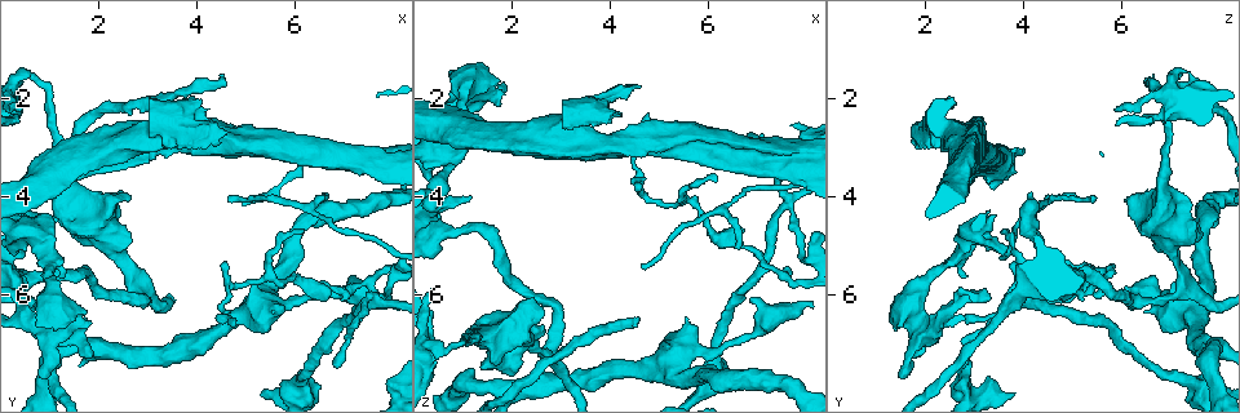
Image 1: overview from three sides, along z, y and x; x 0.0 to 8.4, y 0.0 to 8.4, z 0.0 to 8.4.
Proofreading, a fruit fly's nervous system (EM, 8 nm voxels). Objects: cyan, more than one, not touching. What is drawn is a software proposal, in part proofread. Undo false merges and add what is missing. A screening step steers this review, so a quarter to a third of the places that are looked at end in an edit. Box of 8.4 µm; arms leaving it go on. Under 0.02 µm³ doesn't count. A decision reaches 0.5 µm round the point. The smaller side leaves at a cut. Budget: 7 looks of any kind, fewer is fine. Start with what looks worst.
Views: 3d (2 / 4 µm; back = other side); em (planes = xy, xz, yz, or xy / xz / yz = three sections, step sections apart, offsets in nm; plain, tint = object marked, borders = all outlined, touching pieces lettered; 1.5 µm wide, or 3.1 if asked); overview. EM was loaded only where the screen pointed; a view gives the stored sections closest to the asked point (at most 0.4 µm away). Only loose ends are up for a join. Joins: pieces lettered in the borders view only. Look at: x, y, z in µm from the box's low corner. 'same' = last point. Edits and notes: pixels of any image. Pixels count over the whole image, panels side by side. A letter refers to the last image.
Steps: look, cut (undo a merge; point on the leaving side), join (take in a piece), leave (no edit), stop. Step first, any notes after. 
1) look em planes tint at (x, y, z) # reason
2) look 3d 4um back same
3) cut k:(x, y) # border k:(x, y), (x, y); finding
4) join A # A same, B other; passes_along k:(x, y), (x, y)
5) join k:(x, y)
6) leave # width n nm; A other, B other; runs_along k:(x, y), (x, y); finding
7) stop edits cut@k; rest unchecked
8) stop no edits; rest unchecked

look 3d 2um at (3.20, 2.25, 2.30) # thick turns thin

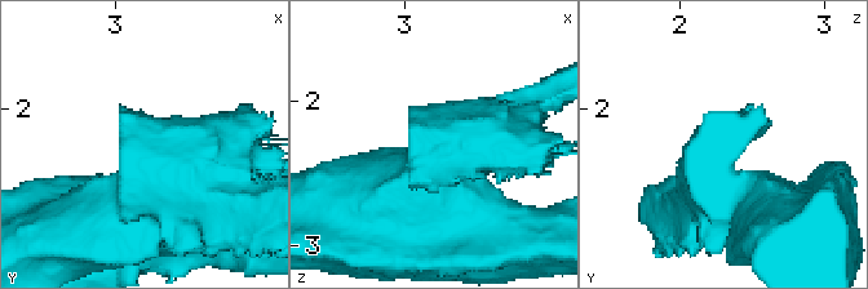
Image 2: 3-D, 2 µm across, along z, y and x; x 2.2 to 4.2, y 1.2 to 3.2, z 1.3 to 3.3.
look em planes plain at (3.20, 2.22, 2.30) # shape alone is not enough

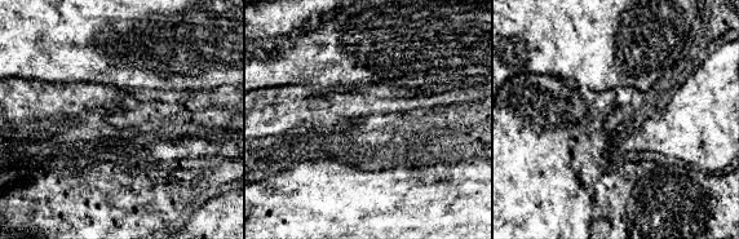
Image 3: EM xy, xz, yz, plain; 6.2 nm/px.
look em planes borders same

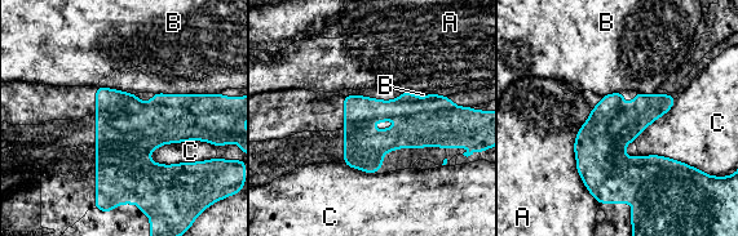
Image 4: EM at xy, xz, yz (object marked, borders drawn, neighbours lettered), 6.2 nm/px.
leave # A other, B other, C other; border 4:(211, 143), (167, 142), (146, 156); continuous, no second neuron

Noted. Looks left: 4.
look em planes borders at (7.60, 6.10, 4.25) # abrupt turn

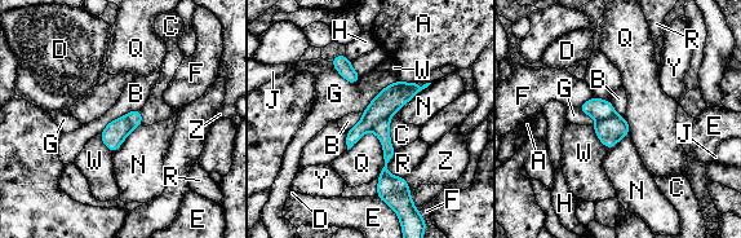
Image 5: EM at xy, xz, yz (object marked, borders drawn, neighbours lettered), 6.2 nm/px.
cut 5:(382, 128) # A other, B other, C other, D other, E other, F other, G other, H other, J other, N other, Q other, R other, W other, Y other, Z other; border 5:(387, 118), (384, 118), (371, 129); a second neuron is stuck on

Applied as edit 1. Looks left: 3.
stop edits cut@5; rest unchecked

